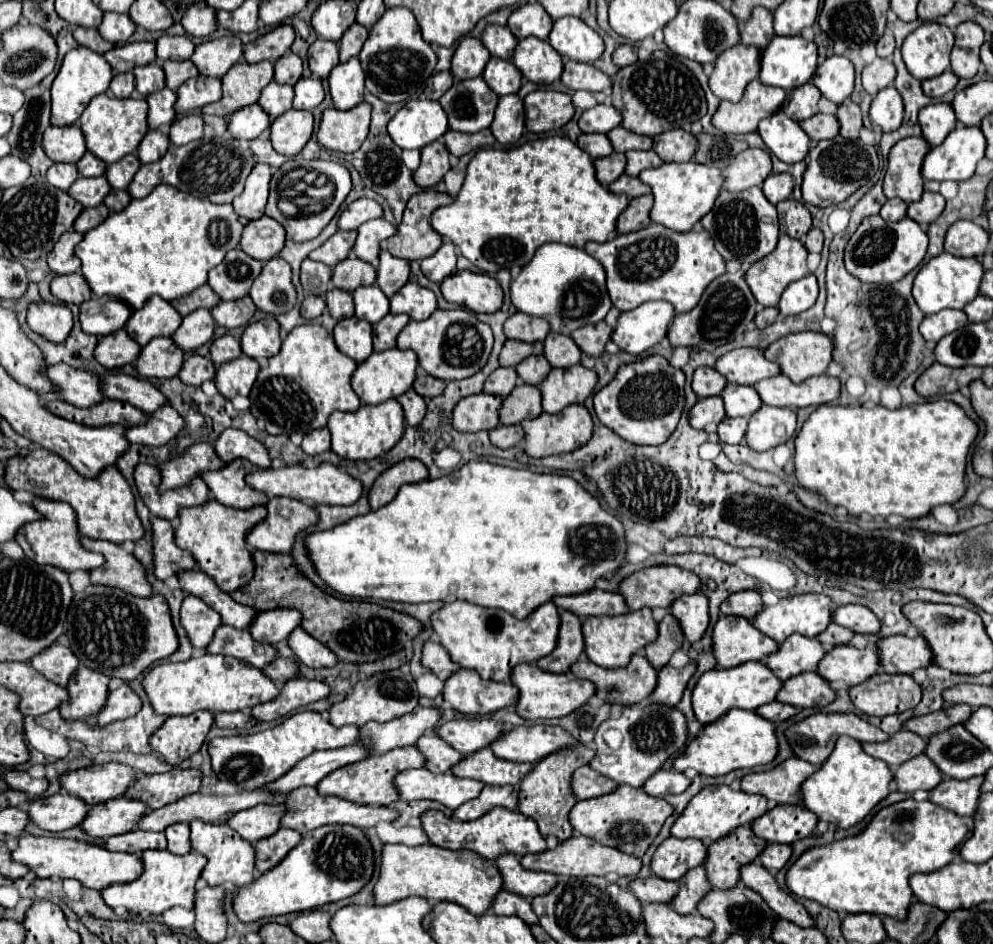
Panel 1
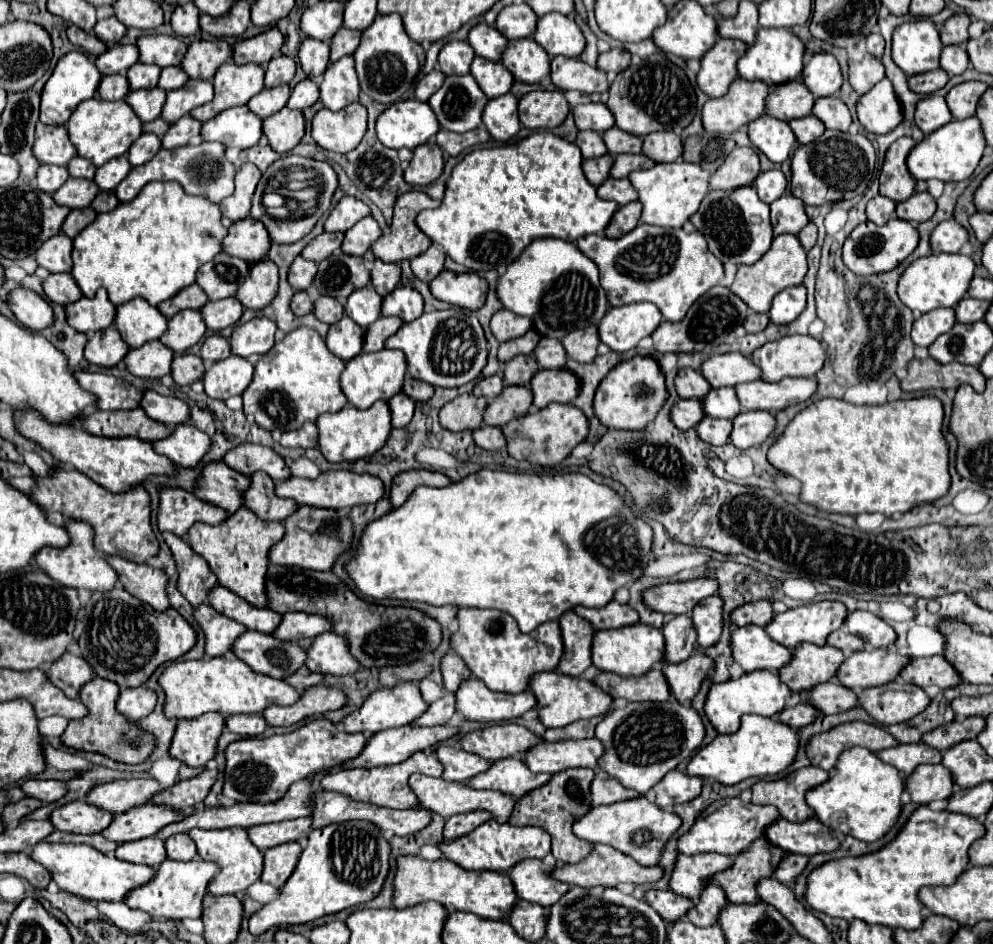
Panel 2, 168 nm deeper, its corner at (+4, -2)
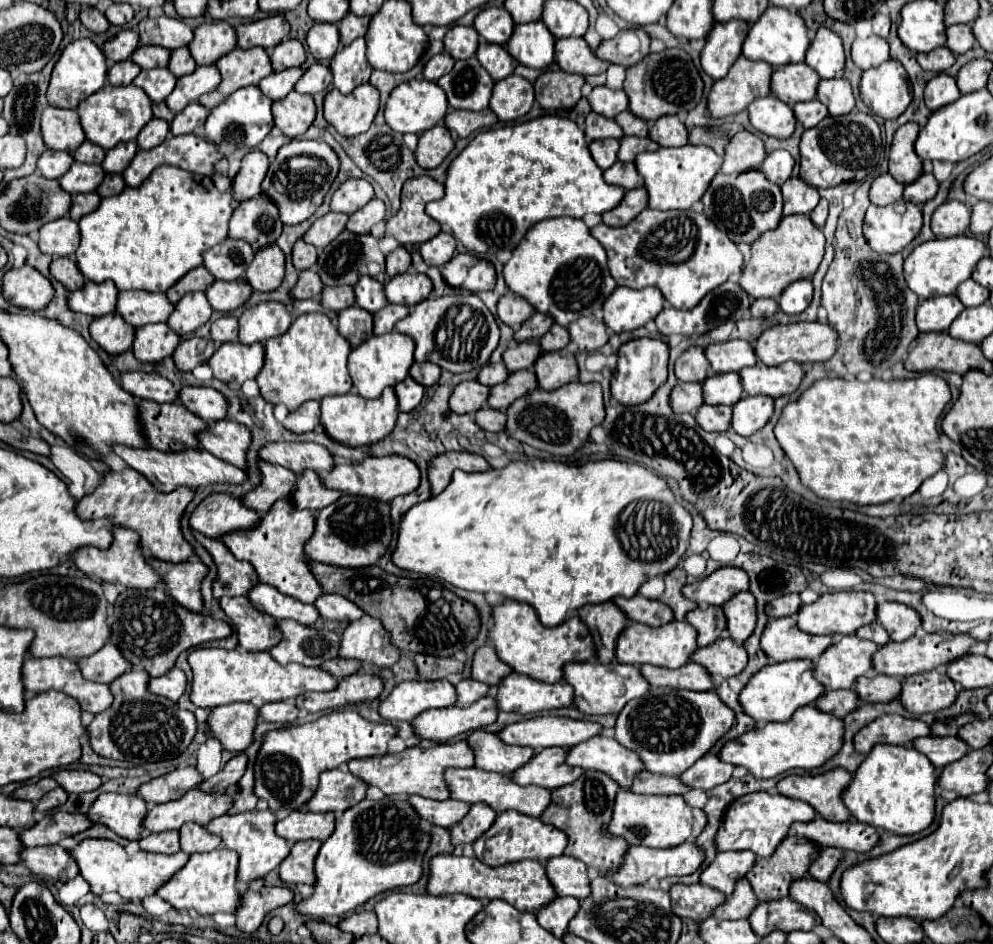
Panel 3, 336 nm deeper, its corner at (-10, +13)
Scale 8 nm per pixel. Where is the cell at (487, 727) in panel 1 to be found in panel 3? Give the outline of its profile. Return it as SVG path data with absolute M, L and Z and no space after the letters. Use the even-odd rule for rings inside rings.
M540 715L524 721L516 721L498 731L498 737L508 745L524 745L532 749L544 747L574 747L594 735L598 735L602 727L590 721L574 721L570 717L554 717Z

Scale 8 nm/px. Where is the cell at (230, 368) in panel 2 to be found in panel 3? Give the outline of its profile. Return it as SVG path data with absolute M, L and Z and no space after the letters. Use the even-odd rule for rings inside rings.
M224 343L210 357L208 365L214 371L214 377L240 387L246 379L254 379L264 365L264 345L244 345L244 343Z

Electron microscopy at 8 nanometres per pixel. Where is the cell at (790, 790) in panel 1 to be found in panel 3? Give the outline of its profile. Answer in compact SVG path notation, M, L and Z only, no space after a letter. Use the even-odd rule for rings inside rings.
M834 767L818 775L788 775L778 781L776 789L780 795L810 803L822 819L848 821L850 811L842 803L842 791L850 779L852 775L846 769Z

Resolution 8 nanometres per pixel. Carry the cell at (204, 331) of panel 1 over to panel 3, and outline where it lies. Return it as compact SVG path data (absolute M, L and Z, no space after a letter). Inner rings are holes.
M202 291L196 293L188 293L186 297L182 297L182 301L178 301L174 313L168 319L168 325L180 335L190 335L194 333L198 327L202 327L212 315L212 307L208 305L208 299Z

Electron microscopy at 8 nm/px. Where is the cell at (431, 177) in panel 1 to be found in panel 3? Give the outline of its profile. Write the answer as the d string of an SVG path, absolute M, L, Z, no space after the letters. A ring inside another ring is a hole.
M436 125L422 133L416 149L416 161L424 169L434 169L448 157L452 149L454 141L450 137L450 131L444 125Z

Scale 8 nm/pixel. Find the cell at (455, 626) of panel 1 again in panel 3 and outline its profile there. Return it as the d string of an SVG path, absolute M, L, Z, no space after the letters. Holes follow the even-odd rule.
M504 599L500 605L492 607L492 619L494 627L488 631L488 641L494 645L500 661L510 665L514 673L518 671L520 675L528 675L538 681L556 683L562 679L564 663L588 661L594 657L592 637L578 617L570 617L556 627L544 627L528 603Z

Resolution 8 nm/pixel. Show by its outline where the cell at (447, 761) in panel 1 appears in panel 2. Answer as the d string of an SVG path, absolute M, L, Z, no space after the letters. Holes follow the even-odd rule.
M438 746L436 756L444 764L442 778L448 782L466 782L472 776L482 774L492 766L490 760L484 760L476 754L470 754L462 748L454 748L454 746Z

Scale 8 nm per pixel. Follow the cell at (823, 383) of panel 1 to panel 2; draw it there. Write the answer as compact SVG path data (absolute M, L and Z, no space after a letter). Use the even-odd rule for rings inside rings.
M782 378L780 382L744 382L734 386L742 410L766 410L776 414L792 404L806 402L816 392L814 378Z

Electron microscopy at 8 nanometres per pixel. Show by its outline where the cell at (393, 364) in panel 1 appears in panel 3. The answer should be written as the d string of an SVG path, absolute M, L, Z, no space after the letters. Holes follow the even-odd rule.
M392 331L386 335L374 335L356 349L352 349L348 357L348 371L354 383L354 389L366 399L378 399L384 387L394 387L408 377L410 365L414 363L414 341L410 335Z

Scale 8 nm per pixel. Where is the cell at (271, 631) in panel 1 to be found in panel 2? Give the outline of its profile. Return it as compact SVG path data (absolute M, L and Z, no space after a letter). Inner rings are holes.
M288 612L284 614L282 624L276 628L274 636L280 640L300 640L300 638L316 638L318 634L330 632L332 622L320 614L306 612Z

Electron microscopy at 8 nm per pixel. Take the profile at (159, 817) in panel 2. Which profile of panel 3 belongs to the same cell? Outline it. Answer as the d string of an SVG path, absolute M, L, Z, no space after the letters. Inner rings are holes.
M190 789L178 801L154 805L142 819L142 827L150 833L160 833L168 829L180 829L188 821L206 825L214 817L224 815L230 805L232 799L224 793L204 793L200 789Z

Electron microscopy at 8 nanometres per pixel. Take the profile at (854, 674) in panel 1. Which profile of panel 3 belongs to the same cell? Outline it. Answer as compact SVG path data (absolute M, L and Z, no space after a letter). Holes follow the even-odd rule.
M932 633L926 637L910 637L906 641L888 641L886 645L878 647L878 653L874 653L874 671L880 675L890 675L890 677L908 677L908 675L916 675L916 673L926 673L930 669L942 667L950 661L954 661L956 657L962 657L970 651L970 643L972 639L968 635L952 635L952 633Z

